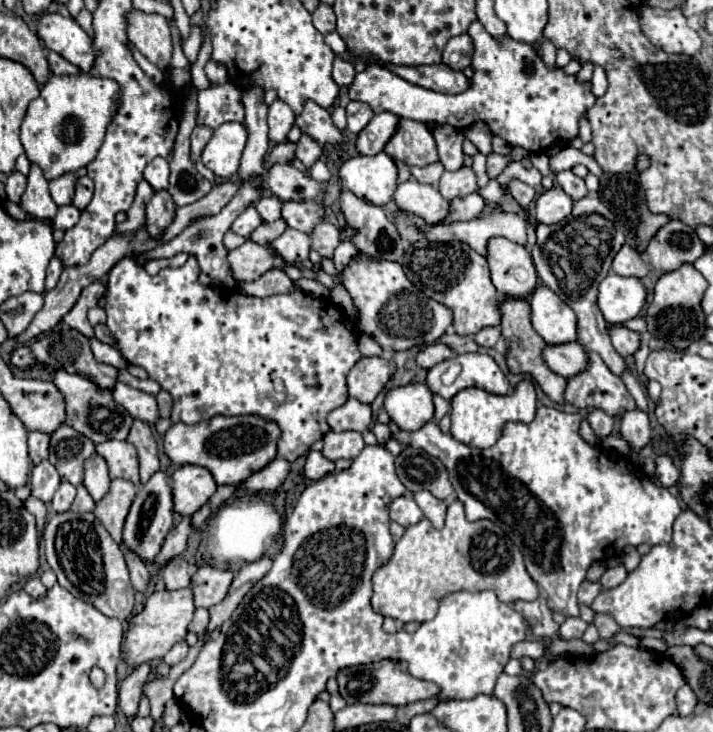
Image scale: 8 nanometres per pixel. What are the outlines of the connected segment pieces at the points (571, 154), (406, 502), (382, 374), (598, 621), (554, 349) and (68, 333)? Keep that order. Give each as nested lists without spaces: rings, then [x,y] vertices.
[[[566,146],[562,148],[556,156],[550,158],[550,170],[552,172],[562,172],[562,170],[572,170],[576,164],[584,164],[594,176],[602,176],[602,168],[598,166],[598,162],[586,154],[582,154],[580,150],[572,148],[572,146]]]
[[[410,494],[400,496],[390,504],[390,520],[398,522],[400,526],[412,526],[412,524],[420,522],[422,518],[424,518],[424,514]]]
[[[380,356],[360,358],[346,378],[348,396],[356,398],[362,404],[370,404],[392,378],[394,370],[394,362],[388,362]]]
[[[594,614],[594,626],[598,628],[598,634],[604,640],[608,640],[620,632],[620,626],[616,624],[616,620],[610,614]]]
[[[568,342],[564,346],[546,346],[542,356],[550,370],[564,378],[572,378],[588,368],[588,354],[578,342]]]
[[[62,326],[62,330],[54,330],[54,332],[46,332],[42,336],[42,340],[38,338],[34,344],[30,346],[20,346],[14,350],[12,354],[12,362],[18,366],[18,368],[26,368],[26,366],[32,366],[34,362],[44,362],[48,368],[64,368],[68,370],[70,374],[76,372],[76,374],[82,374],[86,378],[90,378],[92,382],[96,382],[96,386],[100,388],[108,388],[108,390],[114,390],[118,378],[118,370],[114,366],[108,366],[108,364],[100,364],[94,360],[94,354],[90,350],[90,342],[86,336],[82,336],[78,330],[74,328],[68,328],[68,326]]]

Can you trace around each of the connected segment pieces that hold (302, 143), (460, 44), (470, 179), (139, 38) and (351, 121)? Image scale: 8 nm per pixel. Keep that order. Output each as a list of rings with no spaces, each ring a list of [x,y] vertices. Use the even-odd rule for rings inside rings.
[[[302,134],[302,138],[296,144],[296,158],[300,162],[304,162],[306,168],[312,168],[312,164],[320,158],[320,154],[322,154],[320,144],[314,138],[310,138],[308,134]]]
[[[460,34],[460,36],[448,40],[444,54],[442,54],[442,62],[446,66],[450,66],[452,70],[456,70],[456,68],[464,70],[466,66],[470,66],[472,54],[474,54],[472,38],[468,38],[468,34]]]
[[[462,166],[460,170],[456,172],[444,172],[436,190],[442,194],[442,198],[446,200],[452,200],[452,198],[458,198],[458,196],[468,196],[472,192],[478,190],[476,186],[476,174],[472,168],[466,168]]]
[[[132,10],[128,14],[128,38],[148,58],[148,62],[156,64],[160,70],[170,66],[172,32],[170,22],[164,16]]]
[[[350,102],[346,106],[346,112],[348,112],[348,130],[354,132],[354,134],[358,134],[360,130],[364,130],[366,124],[374,116],[372,108],[366,102]]]

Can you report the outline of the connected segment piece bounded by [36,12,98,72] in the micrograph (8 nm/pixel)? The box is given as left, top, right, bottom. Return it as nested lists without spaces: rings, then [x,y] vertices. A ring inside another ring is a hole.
[[[42,14],[36,22],[36,34],[44,40],[46,48],[58,52],[64,60],[76,64],[82,72],[90,72],[98,50],[92,38],[82,30],[74,18],[64,18],[62,14]]]

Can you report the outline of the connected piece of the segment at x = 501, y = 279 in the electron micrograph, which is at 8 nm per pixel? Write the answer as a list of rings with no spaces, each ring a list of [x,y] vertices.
[[[492,238],[488,264],[496,290],[508,298],[526,298],[538,286],[534,262],[524,246],[506,238]]]

